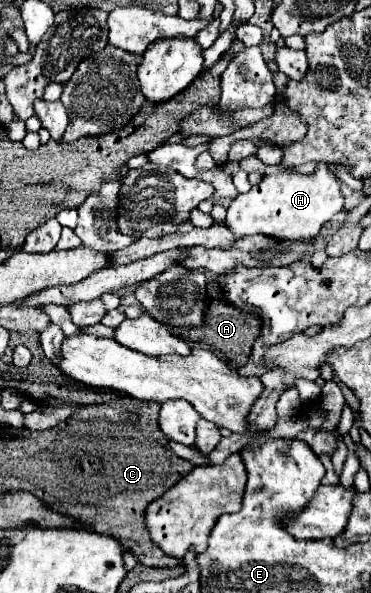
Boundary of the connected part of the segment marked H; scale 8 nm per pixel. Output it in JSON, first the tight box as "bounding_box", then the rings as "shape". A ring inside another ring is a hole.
{"bounding_box":[224,168,344,242],"shape":[[[328,168],[312,174],[280,172],[264,176],[264,180],[258,186],[252,186],[250,192],[238,194],[226,212],[224,226],[238,238],[262,234],[286,242],[312,242],[326,222],[342,210],[342,206],[344,196],[340,192],[340,184]]]}

